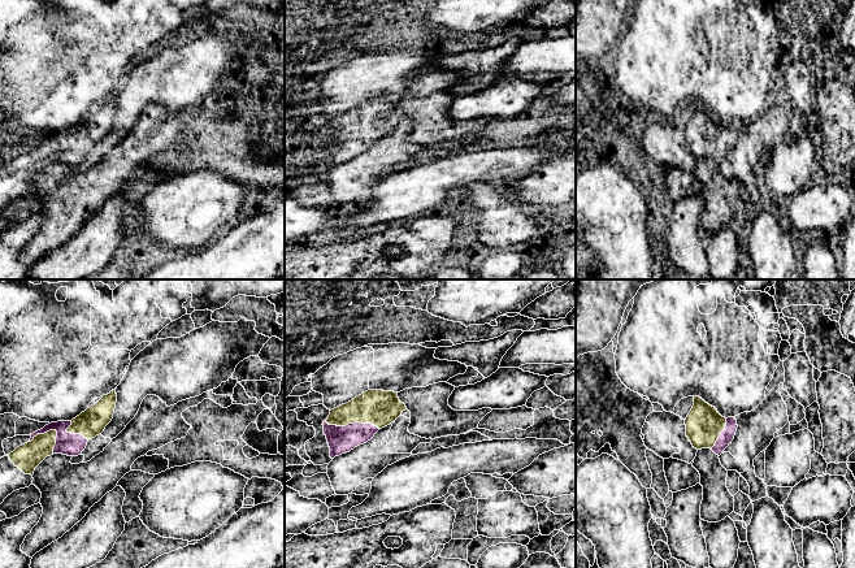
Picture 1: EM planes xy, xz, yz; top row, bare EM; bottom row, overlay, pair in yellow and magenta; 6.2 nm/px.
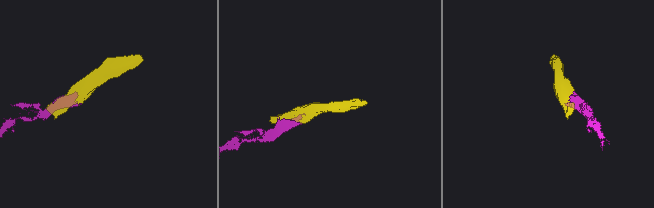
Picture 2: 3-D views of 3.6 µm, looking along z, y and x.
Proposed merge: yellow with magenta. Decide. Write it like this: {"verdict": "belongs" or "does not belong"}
{"verdict": "belongs"}

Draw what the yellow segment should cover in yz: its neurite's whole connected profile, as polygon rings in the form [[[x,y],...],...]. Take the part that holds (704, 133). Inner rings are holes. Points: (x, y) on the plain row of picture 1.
[[[694,105],[694,114],[685,134],[686,146],[694,157],[711,157],[719,165],[732,152],[738,136],[734,126],[722,126],[699,105]]]

